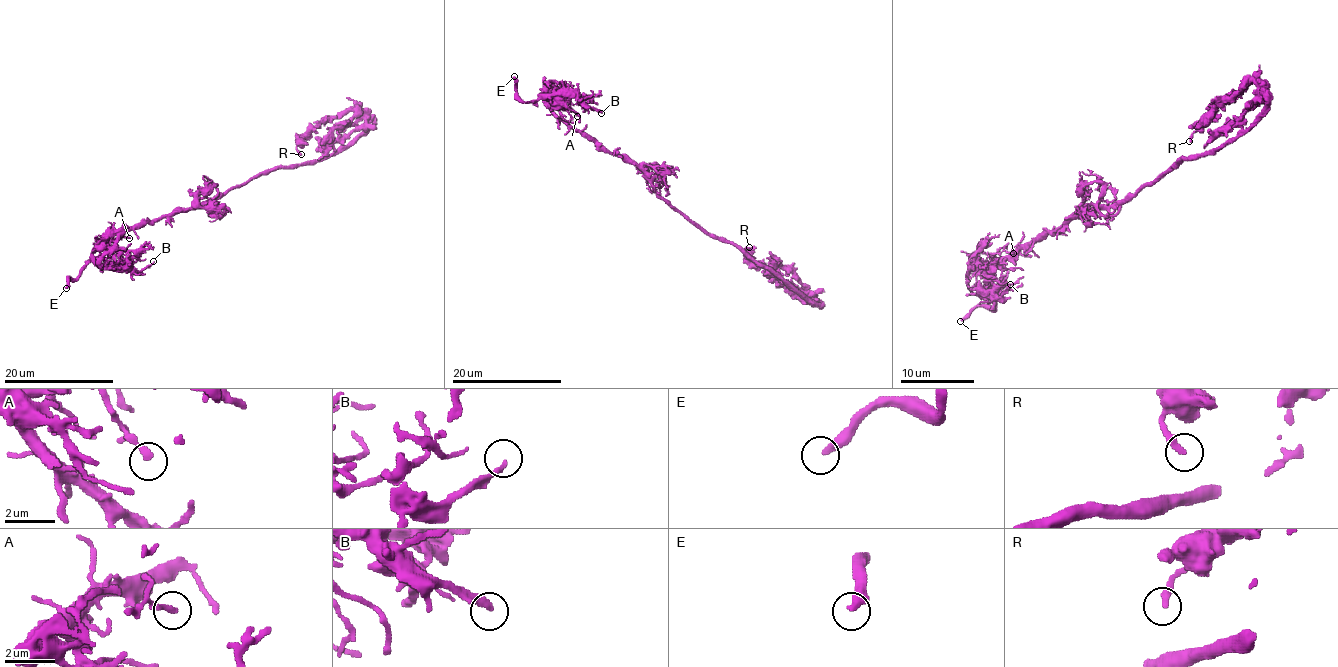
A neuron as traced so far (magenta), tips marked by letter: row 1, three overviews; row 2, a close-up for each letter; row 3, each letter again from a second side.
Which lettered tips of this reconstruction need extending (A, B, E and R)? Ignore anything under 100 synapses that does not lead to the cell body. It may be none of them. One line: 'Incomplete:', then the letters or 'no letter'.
Incomplete: E

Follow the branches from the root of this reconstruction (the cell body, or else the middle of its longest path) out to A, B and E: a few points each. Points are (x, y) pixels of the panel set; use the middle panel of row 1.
A: (690, 222), (637, 166), (605, 153), (573, 131), (555, 113), (555, 102), (564, 99), (577, 116)
B: (690, 222), (637, 166), (605, 153), (573, 131), (555, 112), (567, 101), (581, 98), (601, 113)
E: (690, 222), (637, 166), (605, 153), (573, 131), (544, 98), (525, 102), (518, 95), (514, 76)

